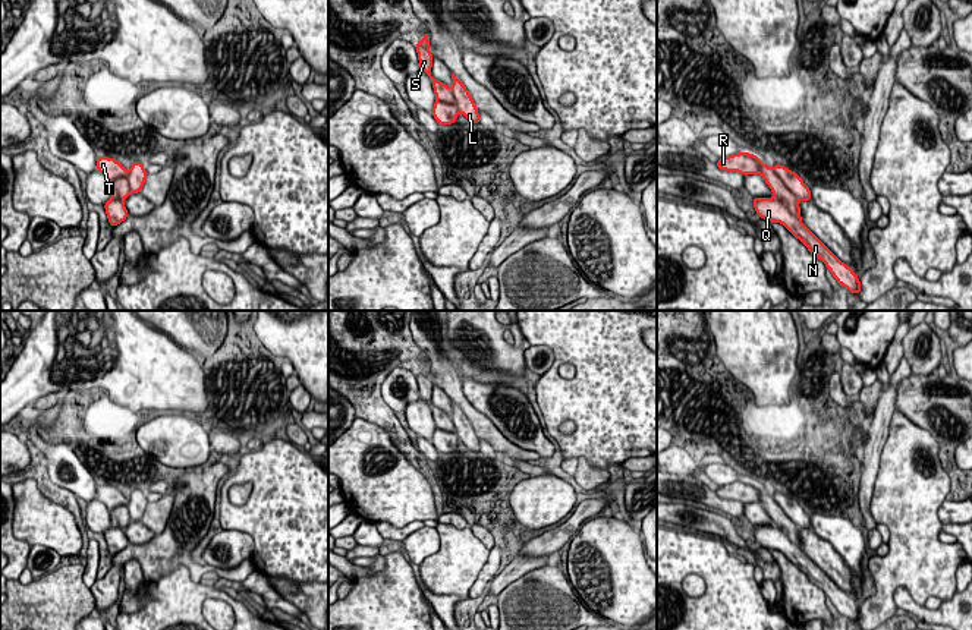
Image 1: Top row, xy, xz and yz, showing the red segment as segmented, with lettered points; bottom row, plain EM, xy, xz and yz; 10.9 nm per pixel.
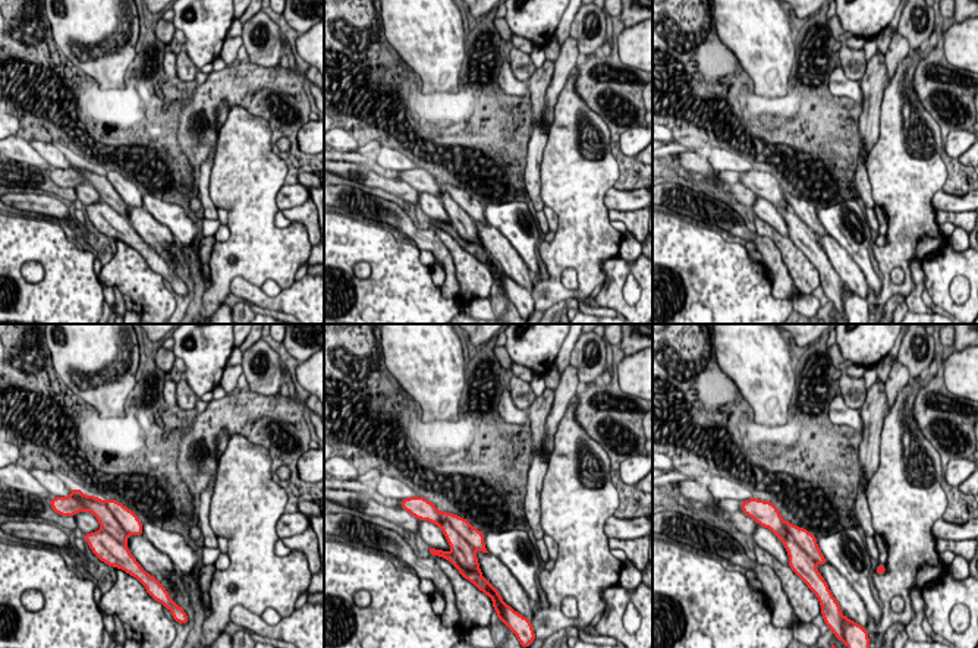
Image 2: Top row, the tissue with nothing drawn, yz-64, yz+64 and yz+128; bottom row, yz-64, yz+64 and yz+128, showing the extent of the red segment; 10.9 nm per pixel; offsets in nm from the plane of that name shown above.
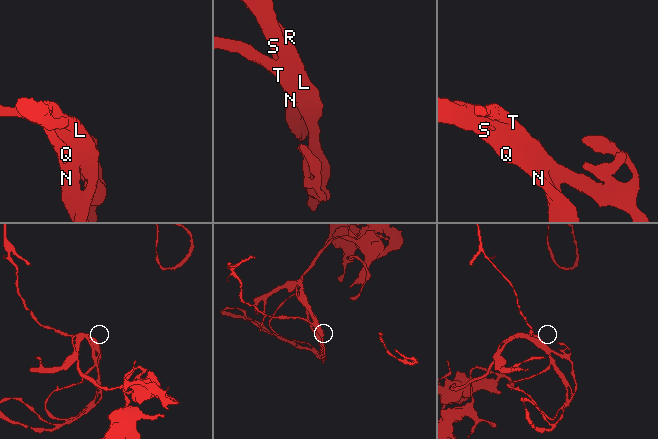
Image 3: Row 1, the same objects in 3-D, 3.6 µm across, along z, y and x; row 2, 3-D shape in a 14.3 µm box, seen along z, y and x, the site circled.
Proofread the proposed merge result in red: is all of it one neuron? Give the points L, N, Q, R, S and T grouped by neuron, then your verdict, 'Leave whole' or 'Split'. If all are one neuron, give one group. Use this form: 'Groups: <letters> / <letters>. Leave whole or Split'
Groups: L N Q R S T. Leave whole

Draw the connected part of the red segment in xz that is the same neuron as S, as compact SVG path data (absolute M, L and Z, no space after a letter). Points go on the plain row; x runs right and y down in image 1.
M425 362L421 369L416 369L419 397L432 407L435 422L435 431L431 440L432 445L438 453L447 454L456 451L457 442L462 441L471 451L479 451L479 440L469 419L454 401L452 401L453 413L450 416L431 404L434 384L428 374L428 362Z

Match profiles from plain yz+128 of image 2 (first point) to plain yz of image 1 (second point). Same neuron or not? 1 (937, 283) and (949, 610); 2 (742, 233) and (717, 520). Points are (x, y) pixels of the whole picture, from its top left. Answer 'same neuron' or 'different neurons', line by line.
1: same neuron
2: same neuron

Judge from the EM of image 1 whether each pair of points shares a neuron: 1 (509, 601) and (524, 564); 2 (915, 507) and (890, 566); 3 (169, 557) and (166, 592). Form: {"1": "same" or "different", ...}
{"1": "different", "2": "same", "3": "different"}

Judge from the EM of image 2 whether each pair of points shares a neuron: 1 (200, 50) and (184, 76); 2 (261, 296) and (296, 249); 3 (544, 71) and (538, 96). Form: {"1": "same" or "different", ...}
{"1": "different", "2": "different", "3": "same"}

